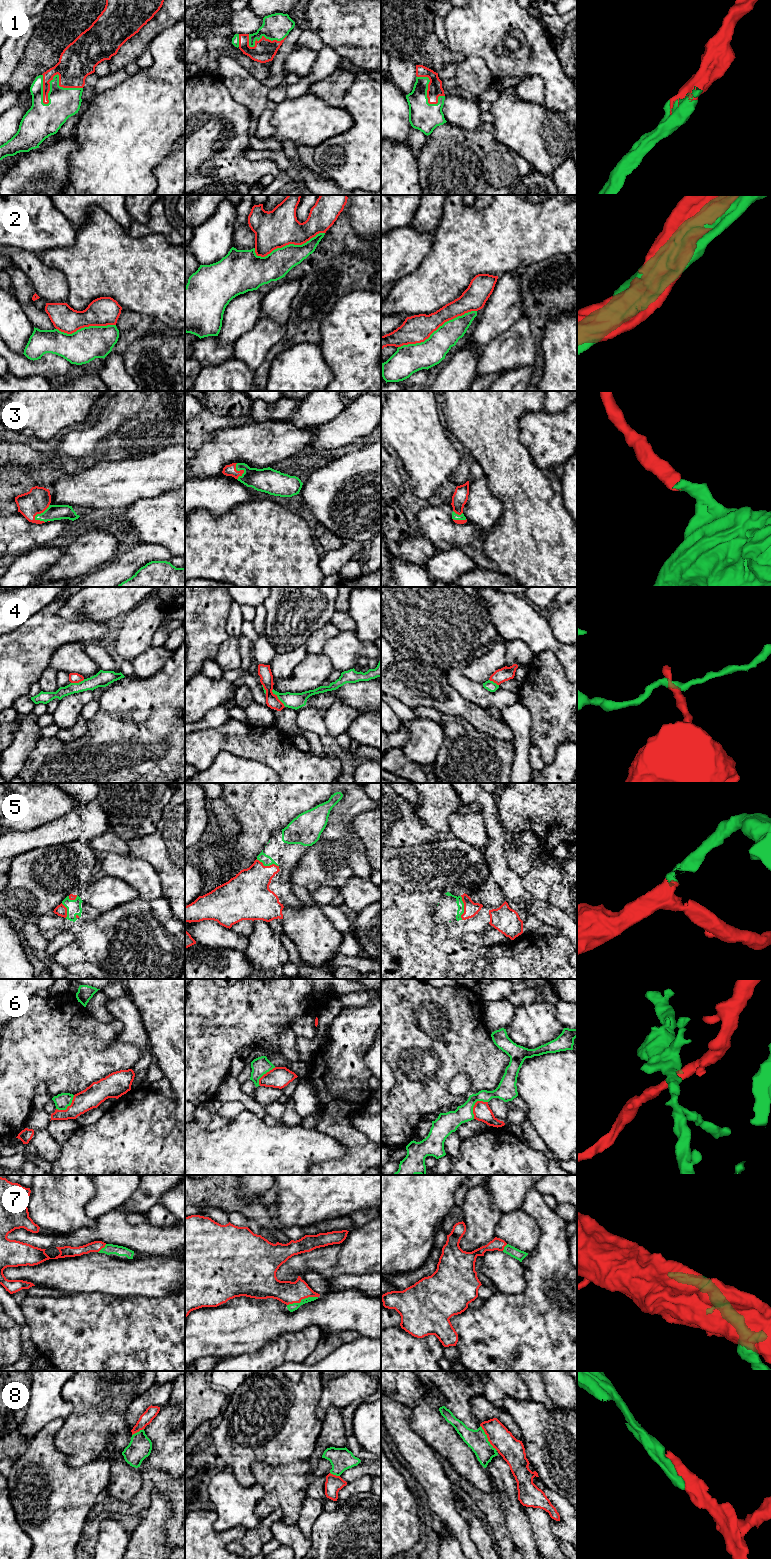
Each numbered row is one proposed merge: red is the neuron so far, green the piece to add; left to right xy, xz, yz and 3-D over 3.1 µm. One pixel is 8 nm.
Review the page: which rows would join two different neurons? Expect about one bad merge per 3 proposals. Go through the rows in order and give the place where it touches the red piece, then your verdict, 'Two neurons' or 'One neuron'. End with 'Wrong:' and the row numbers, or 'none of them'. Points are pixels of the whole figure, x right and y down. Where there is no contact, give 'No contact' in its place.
1: Touches red at xy (49, 87). One neuron
2: Touches red at yz (437, 328). Two neurons
3: Touches red at xy (40, 513). One neuron
4: Touches red at xz (277, 698). Two neurons
5: Touches red at yz (464, 908). One neuron
6: Touches red at yz (474, 1105). Two neurons
7: Touches red at xz (302, 1298). One neuron
8: Touches red at yz (487, 1437). One neuron
Wrong: 2, 4, 6

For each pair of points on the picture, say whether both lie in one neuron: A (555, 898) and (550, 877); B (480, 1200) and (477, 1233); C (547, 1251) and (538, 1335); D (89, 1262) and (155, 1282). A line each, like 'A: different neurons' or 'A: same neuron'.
A: different neurons
B: same neuron
C: same neuron
D: same neuron

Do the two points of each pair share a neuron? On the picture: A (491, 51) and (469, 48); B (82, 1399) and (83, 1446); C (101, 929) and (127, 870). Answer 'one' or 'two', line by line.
A: one
B: one
C: two

